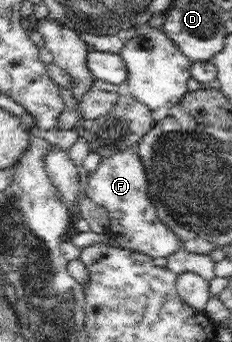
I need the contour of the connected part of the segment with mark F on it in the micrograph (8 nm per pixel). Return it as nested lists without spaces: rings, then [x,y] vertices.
[[[137,146],[102,158],[99,167],[90,173],[86,182],[88,195],[94,202],[105,206],[112,215],[108,233],[113,239],[112,245],[145,253],[154,259],[167,259],[181,248],[185,248],[182,238],[159,216],[159,208],[151,198],[149,170]]]

